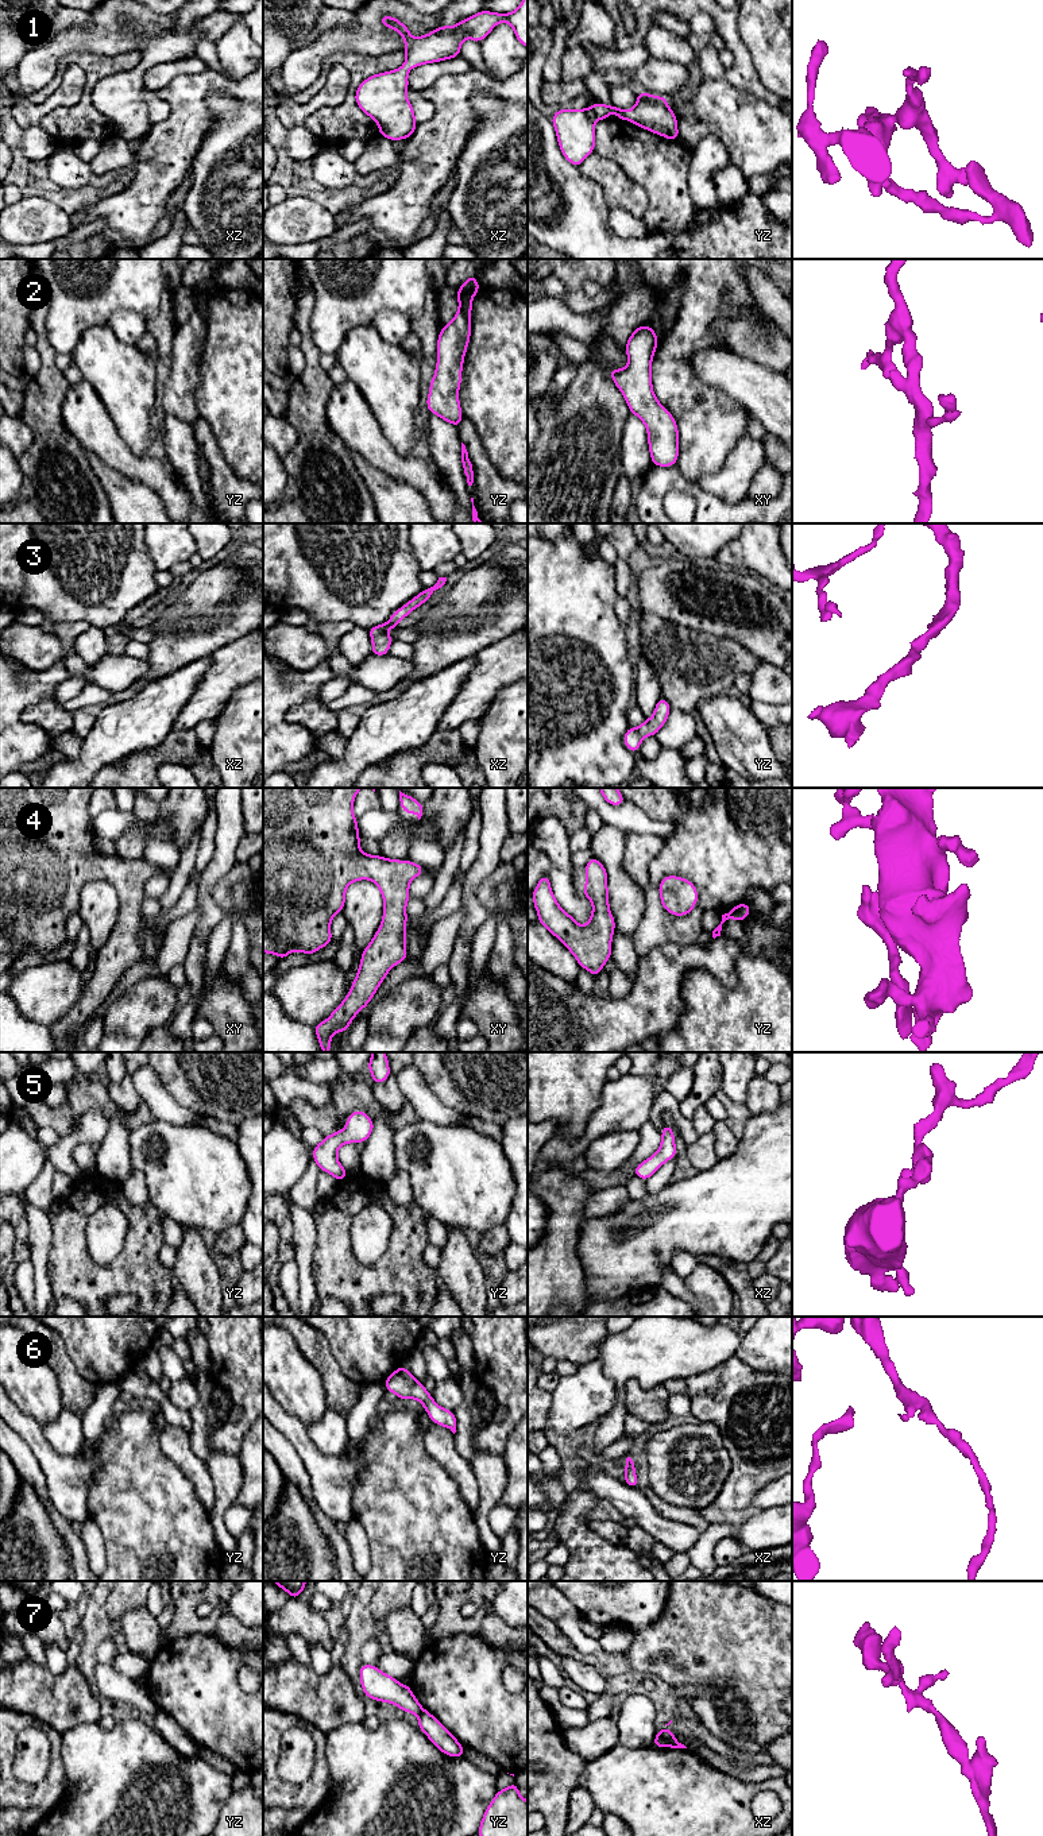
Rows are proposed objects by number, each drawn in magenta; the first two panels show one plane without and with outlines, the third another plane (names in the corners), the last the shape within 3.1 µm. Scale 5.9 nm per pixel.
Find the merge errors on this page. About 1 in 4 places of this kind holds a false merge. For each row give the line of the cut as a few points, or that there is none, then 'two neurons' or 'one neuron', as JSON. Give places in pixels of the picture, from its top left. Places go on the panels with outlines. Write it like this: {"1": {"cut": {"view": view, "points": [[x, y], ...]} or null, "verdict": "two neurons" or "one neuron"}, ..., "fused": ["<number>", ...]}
{"1": {"cut": null, "verdict": "one neuron"}, "2": {"cut": null, "verdict": "one neuron"}, "3": {"cut": null, "verdict": "one neuron"}, "4": {"cut": null, "verdict": "one neuron"}, "5": {"cut": null, "verdict": "one neuron"}, "6": {"cut": null, "verdict": "one neuron"}, "7": {"cut": {"view": "xz", "points": [[656, 1736], [673, 1738]]}, "verdict": "two neurons"}, "fused": ["7"]}

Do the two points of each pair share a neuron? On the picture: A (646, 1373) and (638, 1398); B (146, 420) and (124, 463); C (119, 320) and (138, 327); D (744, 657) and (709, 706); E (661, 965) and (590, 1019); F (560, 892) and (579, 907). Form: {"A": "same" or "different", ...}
{"A": "different", "B": "different", "C": "same", "D": "different", "E": "same", "F": "same"}

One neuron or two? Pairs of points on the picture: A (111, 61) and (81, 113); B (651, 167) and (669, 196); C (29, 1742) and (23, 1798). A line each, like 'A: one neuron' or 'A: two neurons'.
A: one neuron
B: one neuron
C: two neurons

